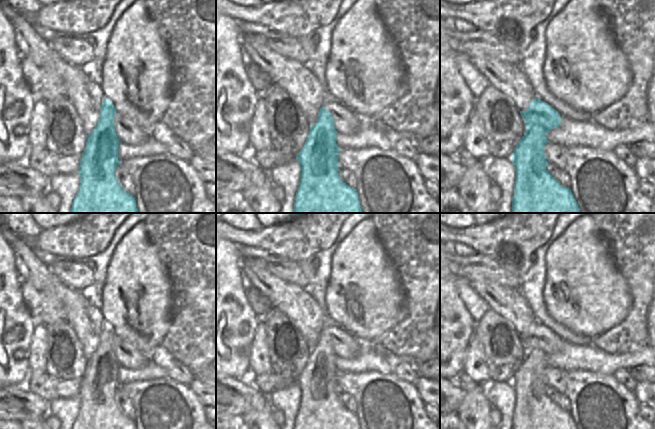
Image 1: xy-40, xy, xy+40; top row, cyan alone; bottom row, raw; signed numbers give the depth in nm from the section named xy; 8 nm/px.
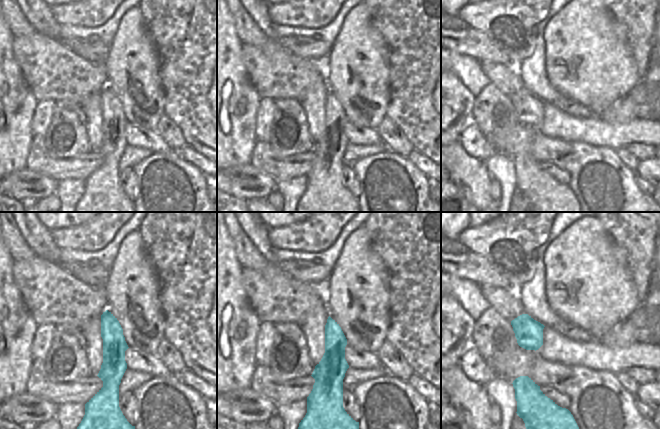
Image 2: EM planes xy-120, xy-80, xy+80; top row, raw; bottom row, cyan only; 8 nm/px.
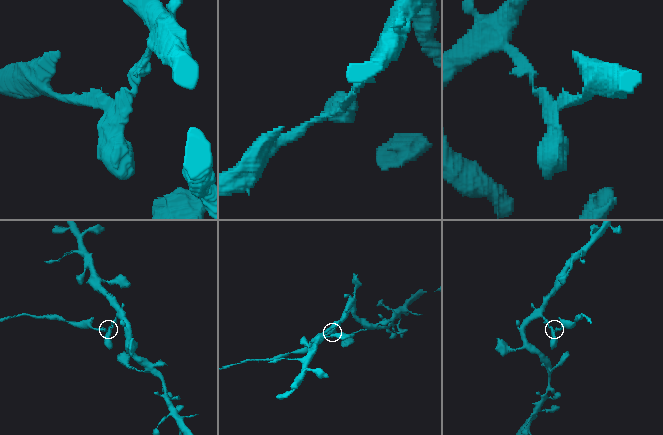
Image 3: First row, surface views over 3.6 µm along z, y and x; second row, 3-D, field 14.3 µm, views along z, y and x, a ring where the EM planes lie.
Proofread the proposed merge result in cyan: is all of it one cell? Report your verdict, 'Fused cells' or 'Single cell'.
Fused cells

